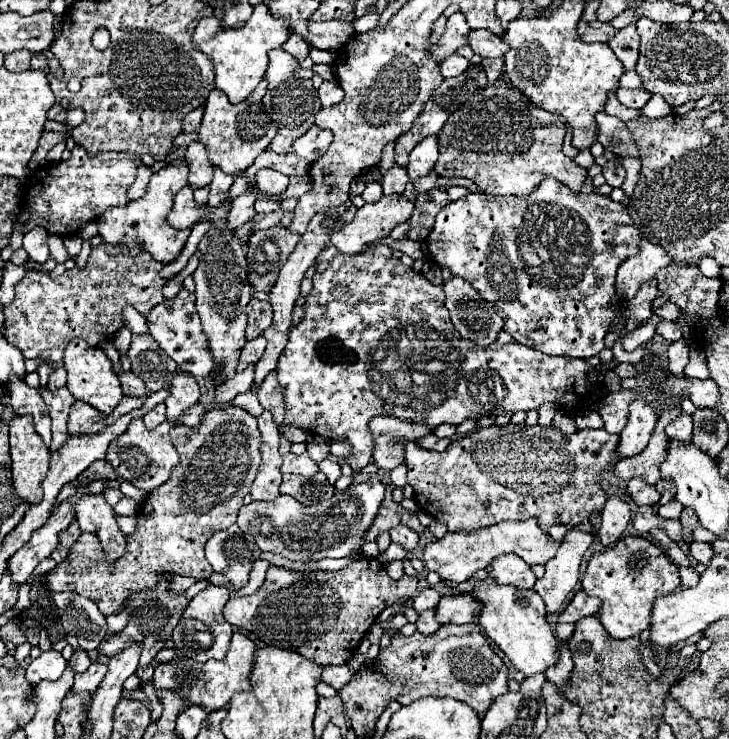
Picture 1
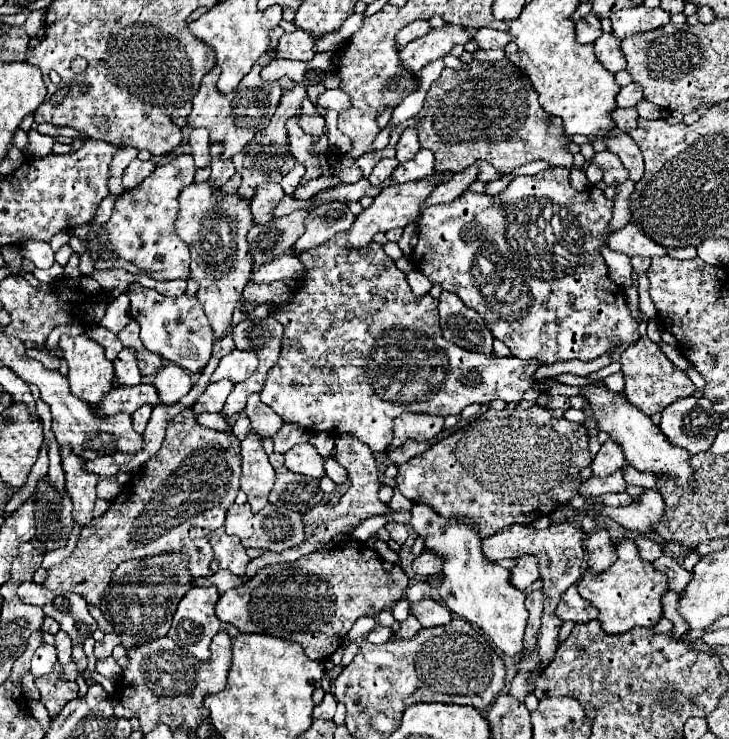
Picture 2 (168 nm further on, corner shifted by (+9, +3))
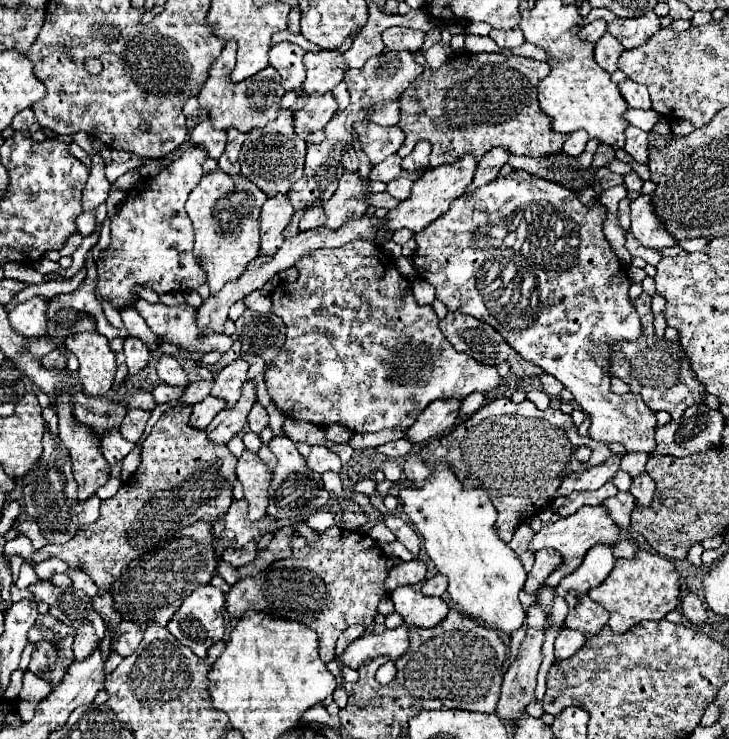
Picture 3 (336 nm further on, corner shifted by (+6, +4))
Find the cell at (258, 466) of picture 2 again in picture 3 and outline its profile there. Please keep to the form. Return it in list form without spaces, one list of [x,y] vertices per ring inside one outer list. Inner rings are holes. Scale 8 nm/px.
[[[242,454],[236,464],[236,476],[244,488],[248,518],[252,522],[258,522],[266,514],[268,484],[272,480],[272,472],[256,454]]]

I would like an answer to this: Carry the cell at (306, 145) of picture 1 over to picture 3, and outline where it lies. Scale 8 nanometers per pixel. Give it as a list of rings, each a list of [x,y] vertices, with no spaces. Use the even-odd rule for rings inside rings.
[[[332,92],[310,94],[298,98],[300,104],[294,108],[294,130],[308,144],[318,144],[324,140],[324,126],[336,114],[338,102]]]

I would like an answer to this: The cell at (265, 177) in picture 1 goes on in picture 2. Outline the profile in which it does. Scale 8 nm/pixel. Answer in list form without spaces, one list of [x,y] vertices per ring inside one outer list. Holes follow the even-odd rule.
[[[263,183],[259,185],[259,189],[255,189],[255,195],[251,199],[251,213],[255,217],[255,223],[265,225],[273,219],[273,215],[269,215],[277,203],[283,199],[283,189],[279,183]]]

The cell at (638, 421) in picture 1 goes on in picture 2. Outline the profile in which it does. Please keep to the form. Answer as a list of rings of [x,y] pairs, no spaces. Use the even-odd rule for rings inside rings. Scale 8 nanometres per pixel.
[[[607,441],[601,445],[597,457],[593,459],[591,463],[591,469],[593,469],[593,475],[597,477],[607,477],[611,475],[613,471],[621,469],[625,465],[625,457],[623,457],[623,449],[619,449],[619,445],[615,445],[615,441]]]

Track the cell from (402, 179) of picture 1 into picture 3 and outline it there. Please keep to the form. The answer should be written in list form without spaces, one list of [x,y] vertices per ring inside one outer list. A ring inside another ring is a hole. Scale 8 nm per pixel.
[[[394,154],[394,156],[388,156],[384,162],[372,166],[368,178],[370,178],[370,180],[380,180],[380,182],[386,182],[386,184],[388,184],[388,182],[392,182],[400,172],[402,172],[402,168],[400,168],[400,156]]]

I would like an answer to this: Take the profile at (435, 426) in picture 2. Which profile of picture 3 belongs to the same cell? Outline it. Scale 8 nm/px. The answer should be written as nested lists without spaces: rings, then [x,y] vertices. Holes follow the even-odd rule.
[[[434,400],[416,420],[414,426],[408,428],[408,440],[410,442],[424,442],[430,438],[436,438],[450,430],[460,412],[462,400]]]

